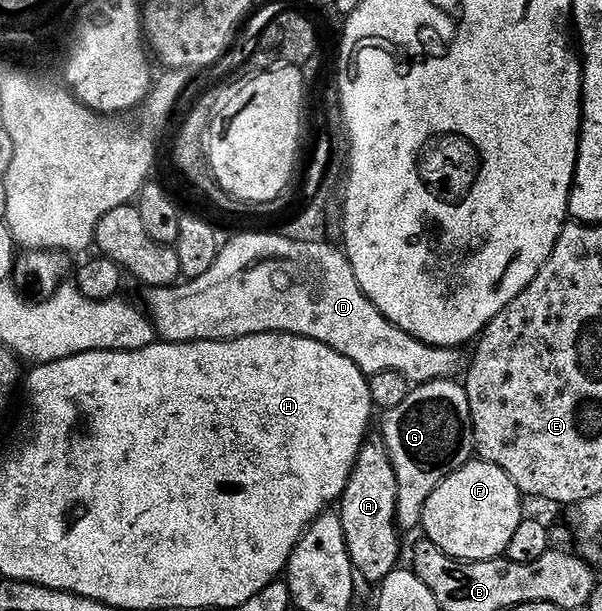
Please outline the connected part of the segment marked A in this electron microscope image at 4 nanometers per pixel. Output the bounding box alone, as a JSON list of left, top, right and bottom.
[338,444,402,580]

